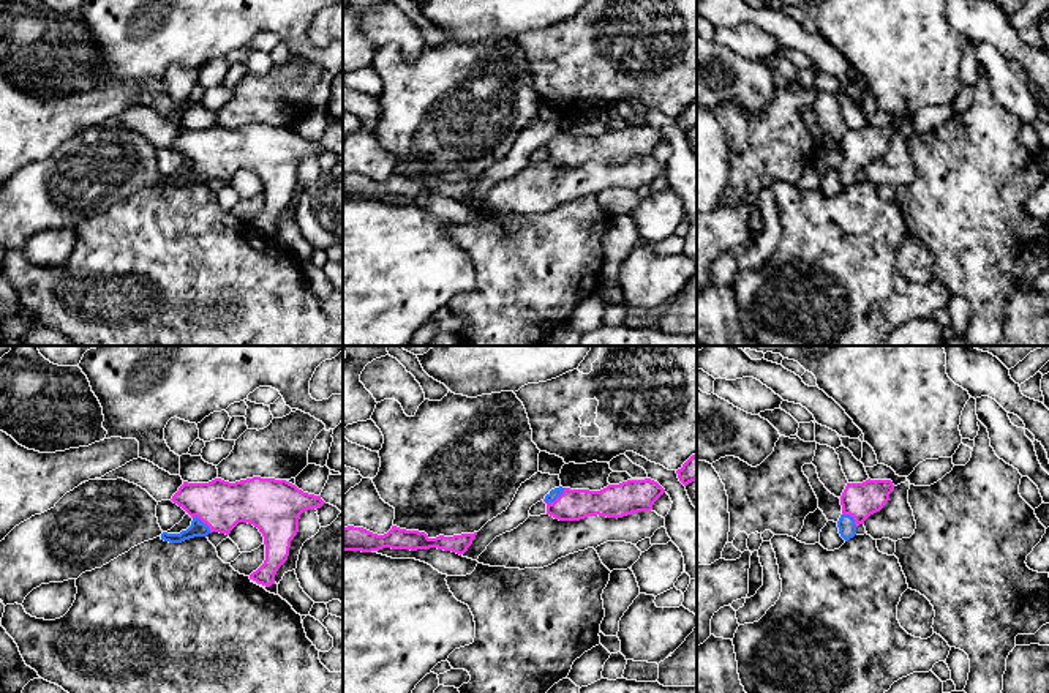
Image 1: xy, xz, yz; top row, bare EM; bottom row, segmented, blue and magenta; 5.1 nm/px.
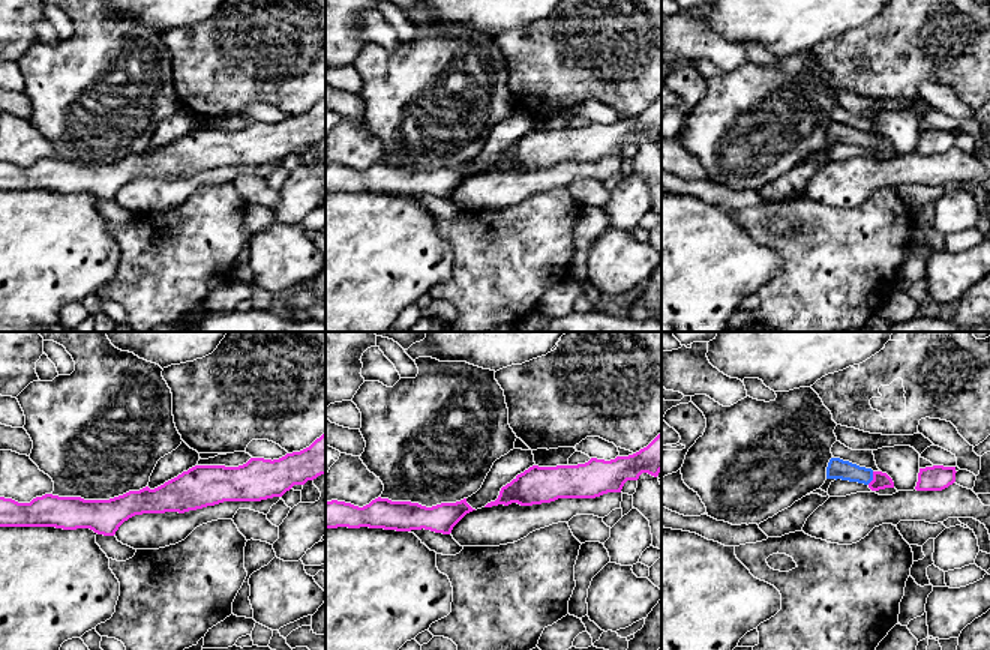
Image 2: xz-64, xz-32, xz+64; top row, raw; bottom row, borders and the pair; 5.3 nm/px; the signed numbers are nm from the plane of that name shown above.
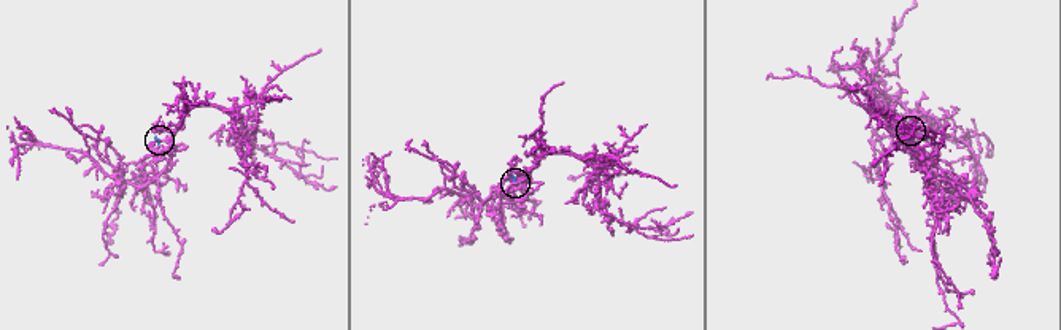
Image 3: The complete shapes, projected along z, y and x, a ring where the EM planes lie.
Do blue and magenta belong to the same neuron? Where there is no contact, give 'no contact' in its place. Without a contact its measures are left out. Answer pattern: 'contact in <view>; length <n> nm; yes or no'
contact in xz; length 140 nm; yes

